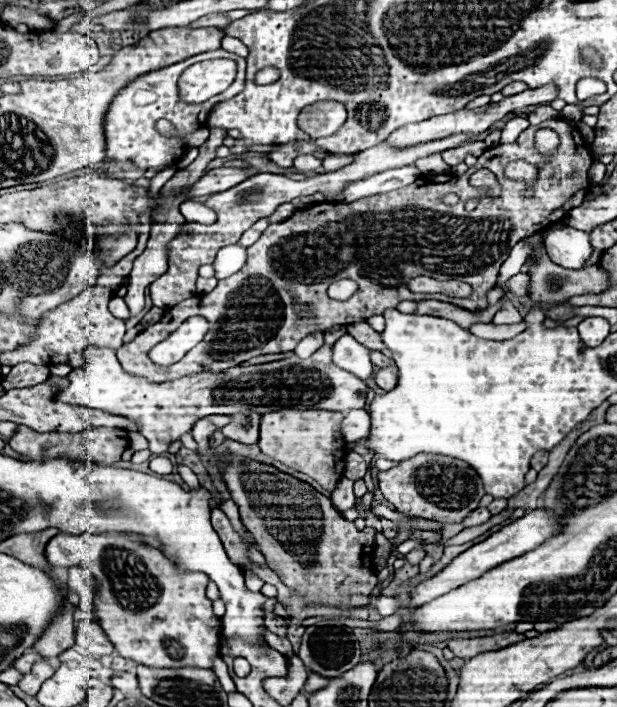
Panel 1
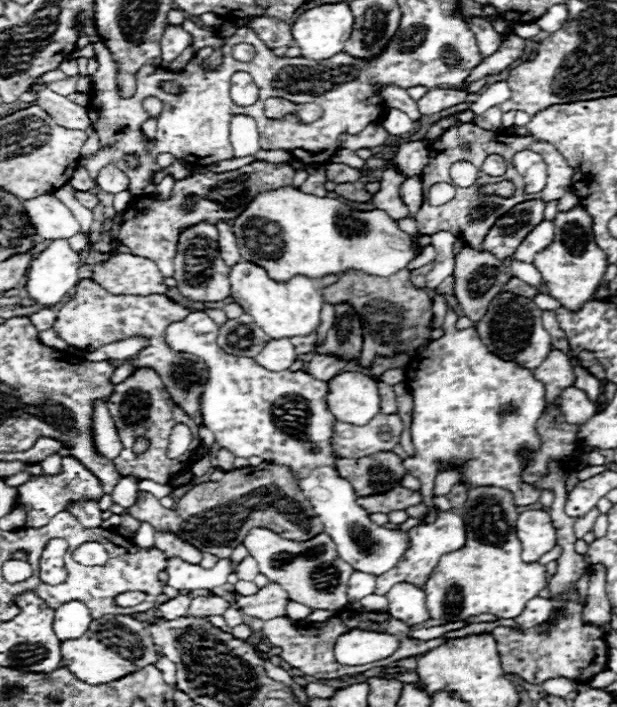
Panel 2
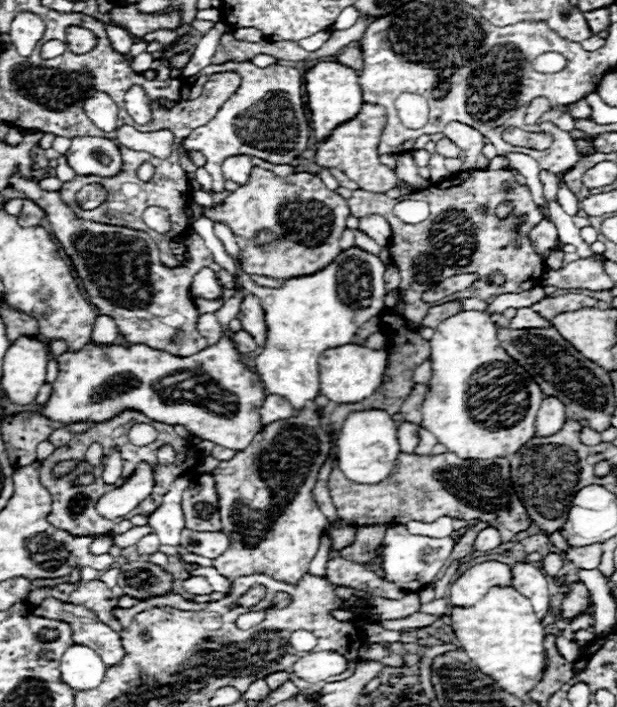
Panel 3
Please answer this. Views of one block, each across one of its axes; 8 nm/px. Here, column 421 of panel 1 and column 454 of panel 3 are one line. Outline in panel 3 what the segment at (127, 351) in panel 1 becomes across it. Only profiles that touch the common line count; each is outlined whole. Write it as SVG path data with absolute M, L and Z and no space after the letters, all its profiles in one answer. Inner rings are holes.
M507 169L502 170L468 170L460 172L454 182L456 186L446 188L444 182L430 186L428 190L412 192L404 198L416 198L430 204L430 216L420 224L404 224L398 220L392 212L394 204L398 204L404 198L388 198L386 194L374 194L366 190L348 190L339 187L336 192L346 198L352 216L362 218L368 214L378 214L390 222L392 228L392 240L390 240L390 260L400 270L400 288L406 298L406 318L412 322L420 322L424 318L424 310L428 310L432 304L422 300L422 294L428 292L428 288L438 286L450 276L476 272L480 276L486 276L494 270L500 270L506 274L508 282L504 286L488 286L486 282L476 282L468 290L452 294L446 300L464 300L464 298L480 298L484 302L494 300L500 294L516 294L524 292L528 288L538 286L538 280L544 272L544 258L536 254L536 250L530 246L530 240L526 236L520 238L520 246L516 248L512 244L512 232L508 230L510 220L500 220L494 210L502 202L512 202L516 208L516 214L528 216L528 226L536 226L542 220L542 214L538 206L532 202L530 189L516 182L514 174ZM511 184L511 190L507 191L504 186ZM478 204L486 204L492 208L492 212L484 218L476 212Z

